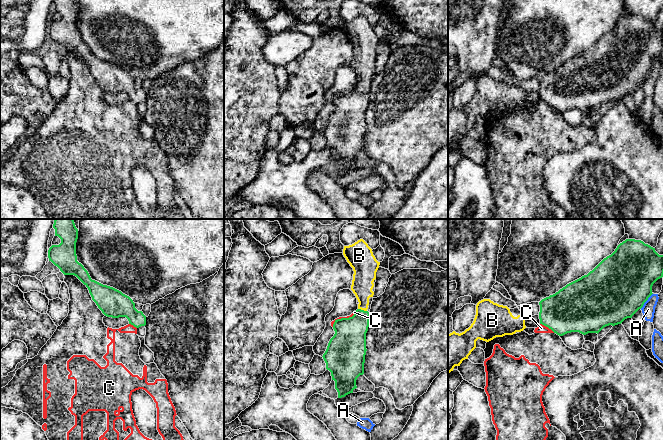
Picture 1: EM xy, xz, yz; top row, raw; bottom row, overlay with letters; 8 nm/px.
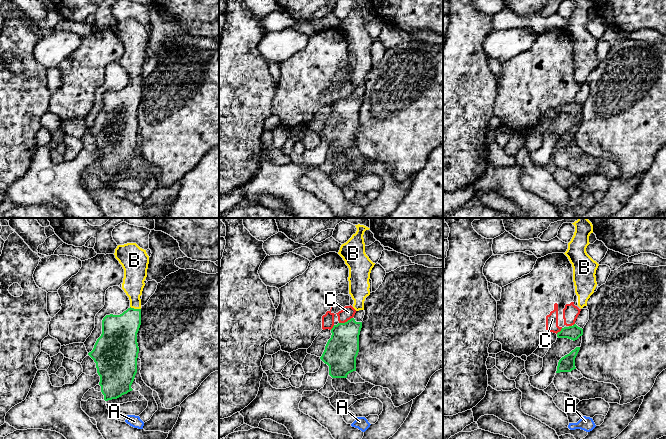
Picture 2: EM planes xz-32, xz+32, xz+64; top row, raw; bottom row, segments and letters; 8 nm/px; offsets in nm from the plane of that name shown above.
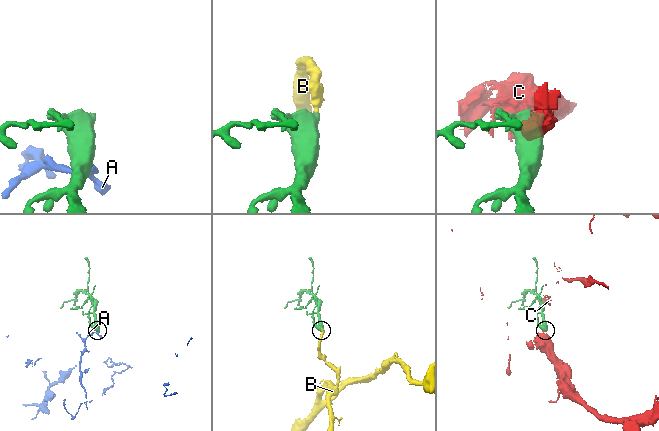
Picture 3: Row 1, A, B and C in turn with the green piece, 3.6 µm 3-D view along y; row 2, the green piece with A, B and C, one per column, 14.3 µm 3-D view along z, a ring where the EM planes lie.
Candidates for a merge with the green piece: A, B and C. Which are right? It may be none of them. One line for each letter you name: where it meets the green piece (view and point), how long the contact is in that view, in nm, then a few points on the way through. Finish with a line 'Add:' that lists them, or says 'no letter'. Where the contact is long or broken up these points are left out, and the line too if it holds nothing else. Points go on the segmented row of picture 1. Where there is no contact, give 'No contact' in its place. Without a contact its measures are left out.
B: Touches green at xz (362, 310). Shared border 80 nm. Path across: xz (350, 333), (358, 324), (362, 310), (362, 284)
Add: B

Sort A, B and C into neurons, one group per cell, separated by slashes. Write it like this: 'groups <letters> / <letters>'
groups A / B / C

